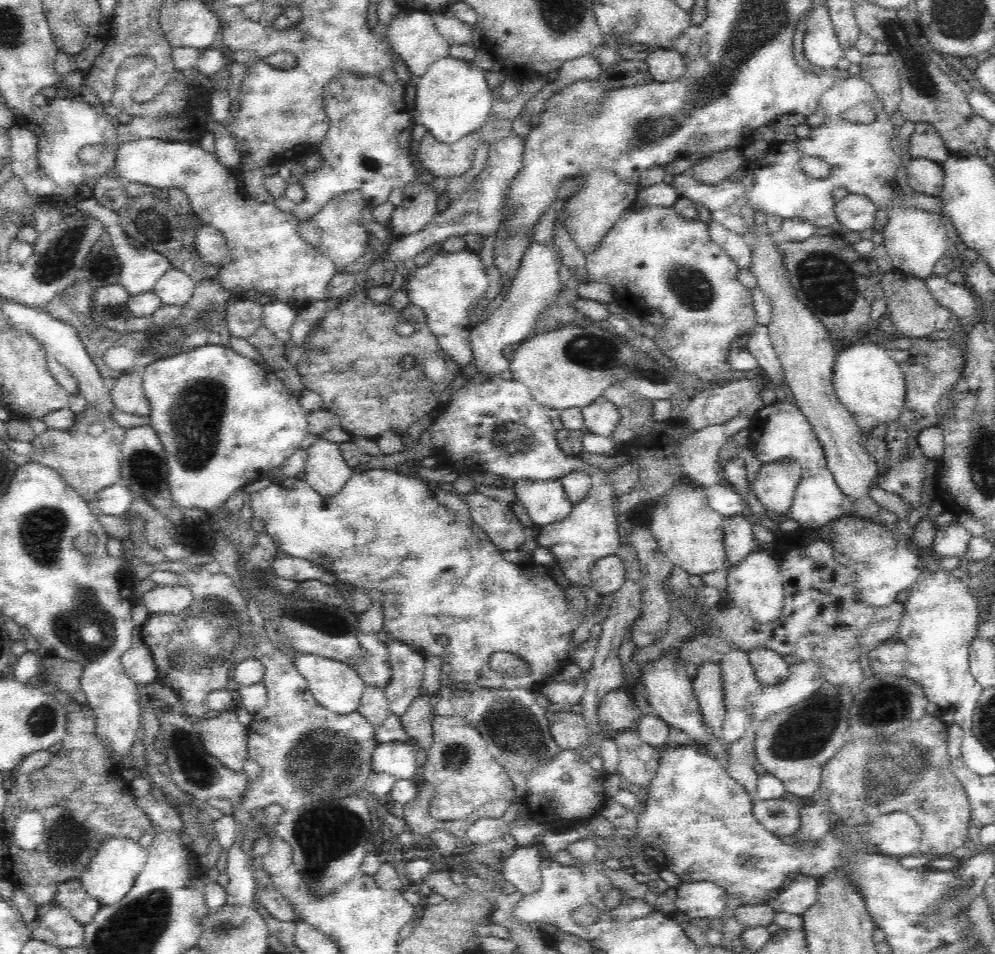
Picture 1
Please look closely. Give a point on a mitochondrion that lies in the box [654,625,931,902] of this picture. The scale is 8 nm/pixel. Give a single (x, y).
(806, 733)

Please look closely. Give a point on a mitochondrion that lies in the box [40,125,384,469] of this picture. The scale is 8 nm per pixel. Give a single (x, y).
(160, 230)

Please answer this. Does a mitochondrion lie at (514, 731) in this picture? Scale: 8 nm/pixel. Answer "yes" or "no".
yes

